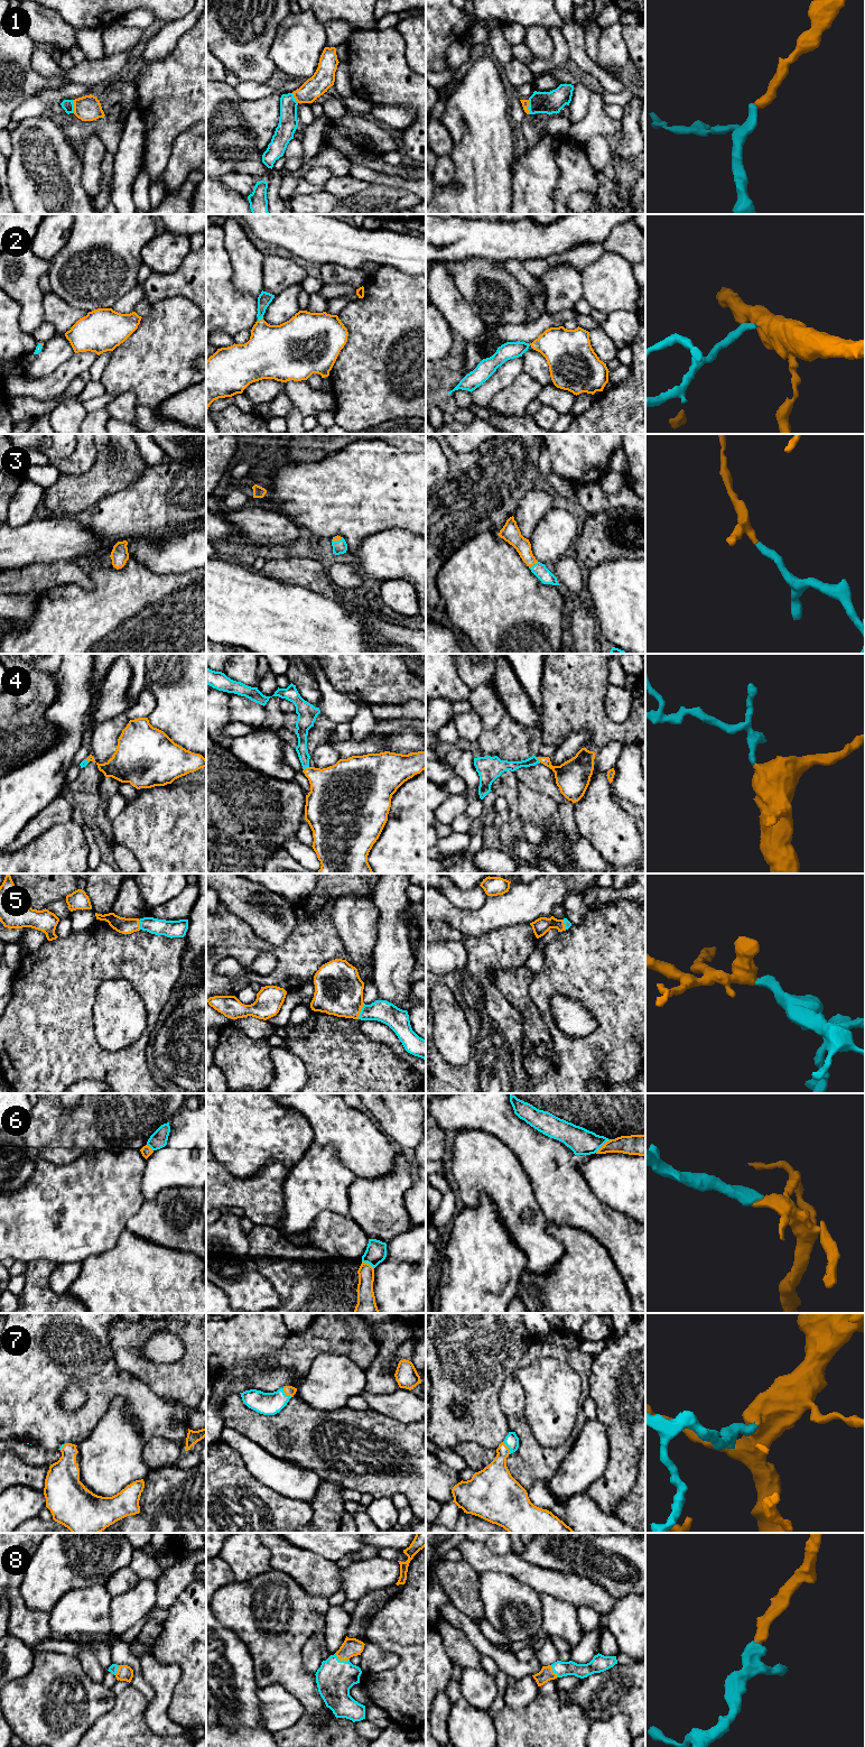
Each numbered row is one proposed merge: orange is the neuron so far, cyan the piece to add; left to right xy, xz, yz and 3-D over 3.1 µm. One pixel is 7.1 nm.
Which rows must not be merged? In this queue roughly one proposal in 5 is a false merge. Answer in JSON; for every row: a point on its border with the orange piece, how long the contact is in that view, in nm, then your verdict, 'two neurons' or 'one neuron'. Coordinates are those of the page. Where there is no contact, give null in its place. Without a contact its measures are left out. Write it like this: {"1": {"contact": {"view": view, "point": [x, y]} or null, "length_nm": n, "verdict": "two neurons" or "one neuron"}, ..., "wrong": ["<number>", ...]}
{"1": {"contact": {"view": "yz", "point": [528, 105]}, "length_nm": 110, "verdict": "one neuron"}, "2": {"contact": {"view": "xz", "point": [261, 319]}, "length_nm": 50, "verdict": "one neuron"}, "3": {"contact": {"view": "yz", "point": [532, 565]}, "length_nm": 80, "verdict": "one neuron"}, "4": {"contact": {"view": "xz", "point": [307, 767]}, "length_nm": 50, "verdict": "one neuron"}, "5": {"contact": {"view": "xz", "point": [360, 1011]}, "length_nm": 120, "verdict": "one neuron"}, "6": {"contact": {"view": "yz", "point": [604, 1144]}, "length_nm": 150, "verdict": "one neuron"}, "7": {"contact": {"view": "yz", "point": [508, 1448]}, "length_nm": 110, "verdict": "one neuron"}, "8": {"contact": {"view": "xz", "point": [342, 1660]}, "length_nm": 120, "verdict": "one neuron"}, "wrong": []}

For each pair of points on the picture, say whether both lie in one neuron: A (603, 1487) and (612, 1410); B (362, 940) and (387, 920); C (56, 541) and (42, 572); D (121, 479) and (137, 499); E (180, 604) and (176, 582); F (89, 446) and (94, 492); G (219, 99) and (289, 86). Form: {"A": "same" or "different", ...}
{"A": "same", "B": "different", "C": "different", "D": "different", "E": "same", "F": "different", "G": "same"}

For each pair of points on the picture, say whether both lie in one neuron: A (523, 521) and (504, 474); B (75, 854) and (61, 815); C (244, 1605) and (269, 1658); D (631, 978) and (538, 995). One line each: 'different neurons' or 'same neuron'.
A: different neurons
B: different neurons
C: same neuron
D: same neuron

